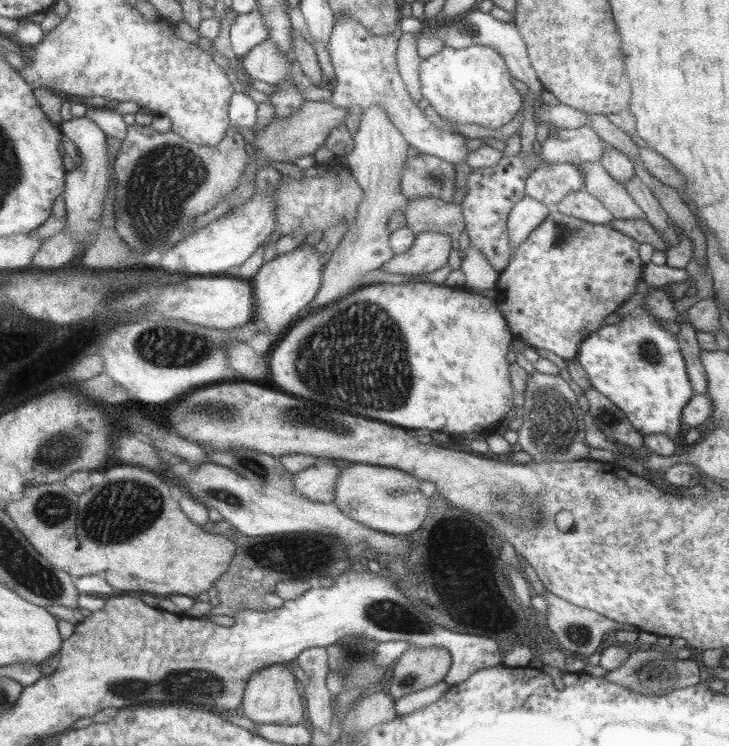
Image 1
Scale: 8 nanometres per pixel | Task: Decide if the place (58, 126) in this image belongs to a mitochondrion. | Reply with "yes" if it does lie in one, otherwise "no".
no

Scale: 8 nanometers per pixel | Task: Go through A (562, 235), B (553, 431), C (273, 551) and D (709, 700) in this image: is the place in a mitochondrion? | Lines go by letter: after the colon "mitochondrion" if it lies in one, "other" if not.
A: mitochondrion
B: mitochondrion
C: mitochondrion
D: other

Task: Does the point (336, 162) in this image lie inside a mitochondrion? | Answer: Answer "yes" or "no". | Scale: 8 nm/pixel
no

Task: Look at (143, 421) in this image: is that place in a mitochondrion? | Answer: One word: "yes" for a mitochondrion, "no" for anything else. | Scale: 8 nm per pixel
no

